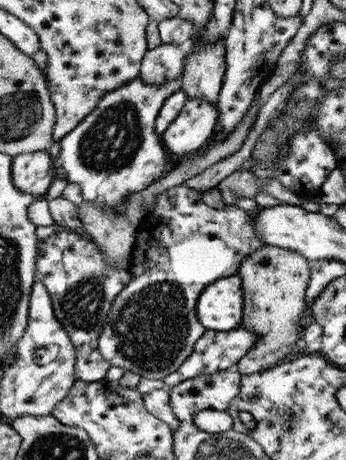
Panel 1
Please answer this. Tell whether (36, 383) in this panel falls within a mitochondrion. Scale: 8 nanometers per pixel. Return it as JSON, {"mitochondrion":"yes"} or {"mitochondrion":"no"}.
{"mitochondrion":"no"}

